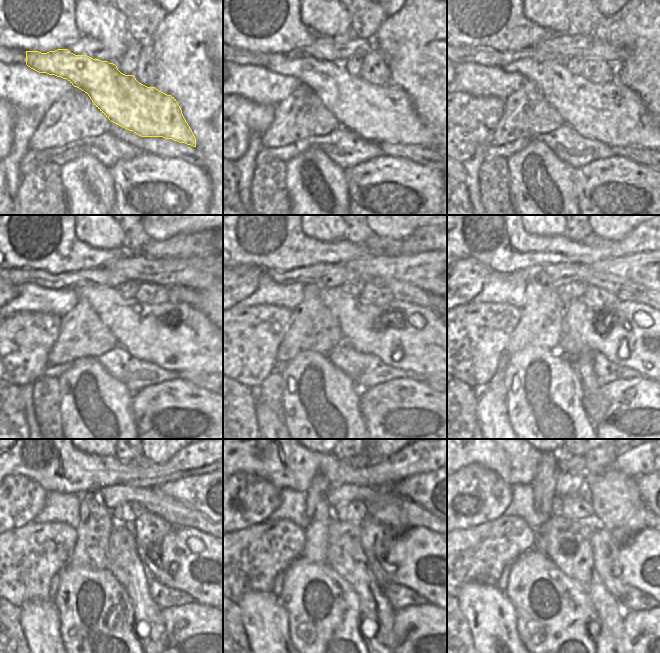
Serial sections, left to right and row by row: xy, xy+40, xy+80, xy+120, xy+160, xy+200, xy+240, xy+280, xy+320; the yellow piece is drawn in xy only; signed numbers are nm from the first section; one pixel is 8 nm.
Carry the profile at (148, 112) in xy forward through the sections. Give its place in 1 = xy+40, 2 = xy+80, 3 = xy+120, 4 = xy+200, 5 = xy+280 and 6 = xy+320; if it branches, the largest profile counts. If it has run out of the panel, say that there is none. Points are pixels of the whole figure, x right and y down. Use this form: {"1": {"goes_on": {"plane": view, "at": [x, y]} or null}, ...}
{"1": {"goes_on": {"plane": "xy+40", "at": [380, 113]}}, "2": {"goes_on": {"plane": "xy+80", "at": [610, 113]}}, "3": {"goes_on": {"plane": "xy+120", "at": [174, 336]}}, "4": {"goes_on": {"plane": "xy+200", "at": [641, 338]}}, "5": {"goes_on": {"plane": "xy+280", "at": [426, 562]}}, "6": {"goes_on": {"plane": "xy+320", "at": [650, 561]}}}

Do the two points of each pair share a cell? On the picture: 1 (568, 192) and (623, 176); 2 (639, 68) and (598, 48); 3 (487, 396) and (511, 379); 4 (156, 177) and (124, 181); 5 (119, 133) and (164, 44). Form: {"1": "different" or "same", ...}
{"1": "different", "2": "different", "3": "different", "4": "same", "5": "different"}

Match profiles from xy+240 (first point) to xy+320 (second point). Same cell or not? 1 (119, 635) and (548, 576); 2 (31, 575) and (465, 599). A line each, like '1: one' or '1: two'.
1: one
2: two

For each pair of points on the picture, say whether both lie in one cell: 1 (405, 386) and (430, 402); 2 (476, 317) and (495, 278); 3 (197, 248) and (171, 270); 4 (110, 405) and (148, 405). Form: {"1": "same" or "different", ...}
{"1": "same", "2": "different", "3": "different", "4": "different"}

